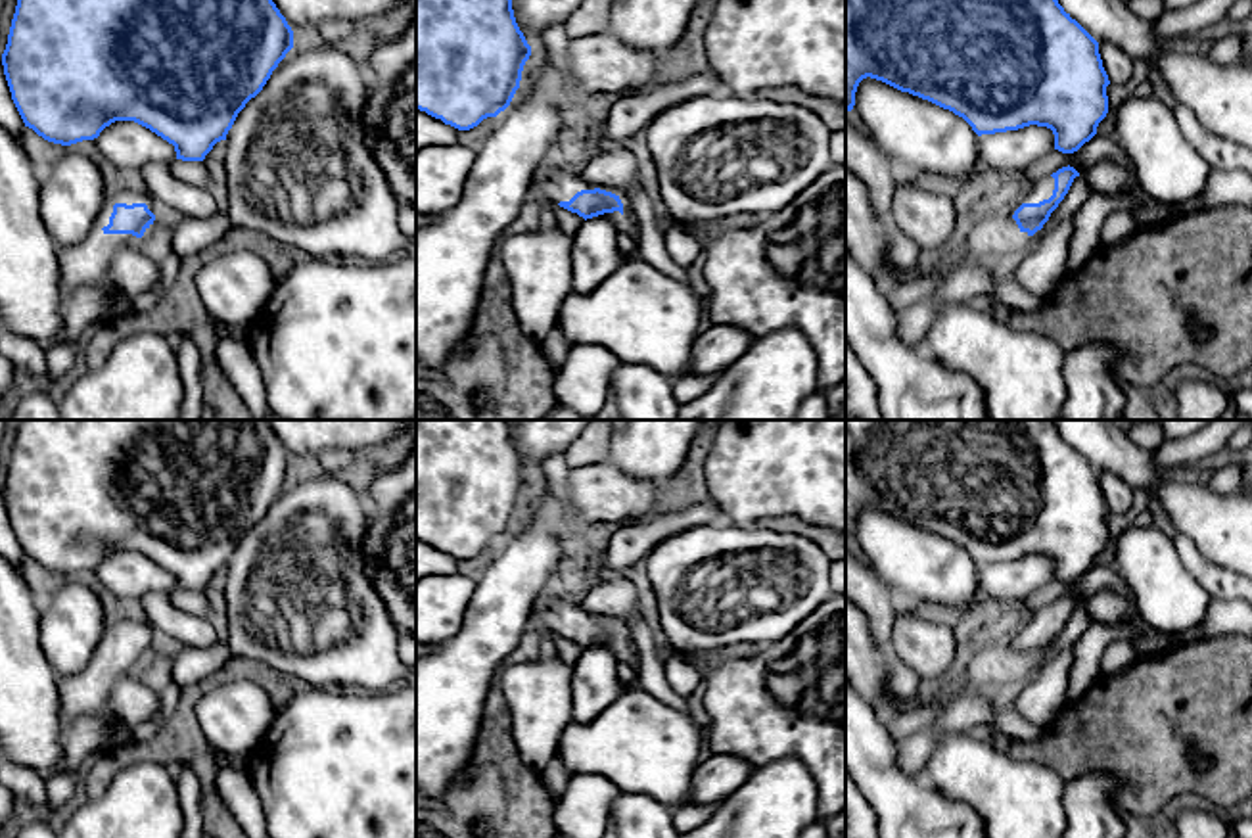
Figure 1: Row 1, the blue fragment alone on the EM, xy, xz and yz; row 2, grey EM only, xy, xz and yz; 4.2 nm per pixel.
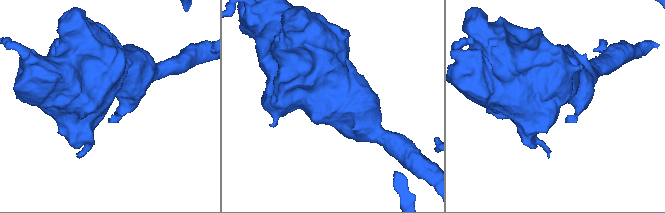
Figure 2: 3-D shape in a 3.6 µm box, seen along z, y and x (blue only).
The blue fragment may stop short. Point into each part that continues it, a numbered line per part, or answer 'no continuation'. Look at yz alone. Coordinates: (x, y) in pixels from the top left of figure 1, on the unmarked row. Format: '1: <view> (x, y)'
1: yz (1043, 618)

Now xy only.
1: xy (85, 693)

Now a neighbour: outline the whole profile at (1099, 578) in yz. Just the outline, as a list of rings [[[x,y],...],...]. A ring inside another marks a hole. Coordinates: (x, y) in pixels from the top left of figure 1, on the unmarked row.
[[[1095,564],[1089,571],[1085,571],[1074,583],[1062,583],[1058,579],[1049,581],[1047,585],[1035,589],[1030,596],[1026,596],[1022,604],[1022,612],[1026,617],[1037,614],[1045,606],[1051,606],[1062,596],[1074,596],[1079,604],[1093,598],[1097,593],[1110,591],[1114,594],[1124,594],[1135,600],[1133,589],[1120,575],[1116,566]]]

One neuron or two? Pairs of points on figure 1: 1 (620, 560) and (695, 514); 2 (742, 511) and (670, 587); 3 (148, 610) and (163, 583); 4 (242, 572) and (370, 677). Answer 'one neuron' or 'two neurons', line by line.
1: one neuron
2: two neurons
3: two neurons
4: one neuron

